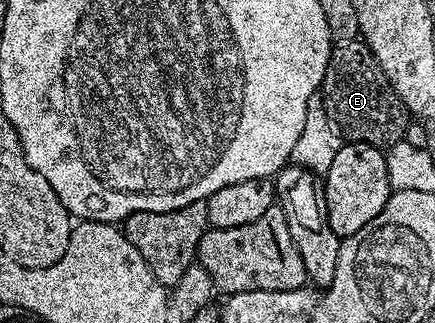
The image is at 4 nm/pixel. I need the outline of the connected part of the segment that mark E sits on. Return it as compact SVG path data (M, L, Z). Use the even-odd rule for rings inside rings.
M356 38L334 45L332 53L329 54L327 72L324 73L319 93L328 120L344 141L367 143L377 149L385 150L404 139L411 120L408 110L399 100L395 90L391 88L381 65L375 61L364 41Z

